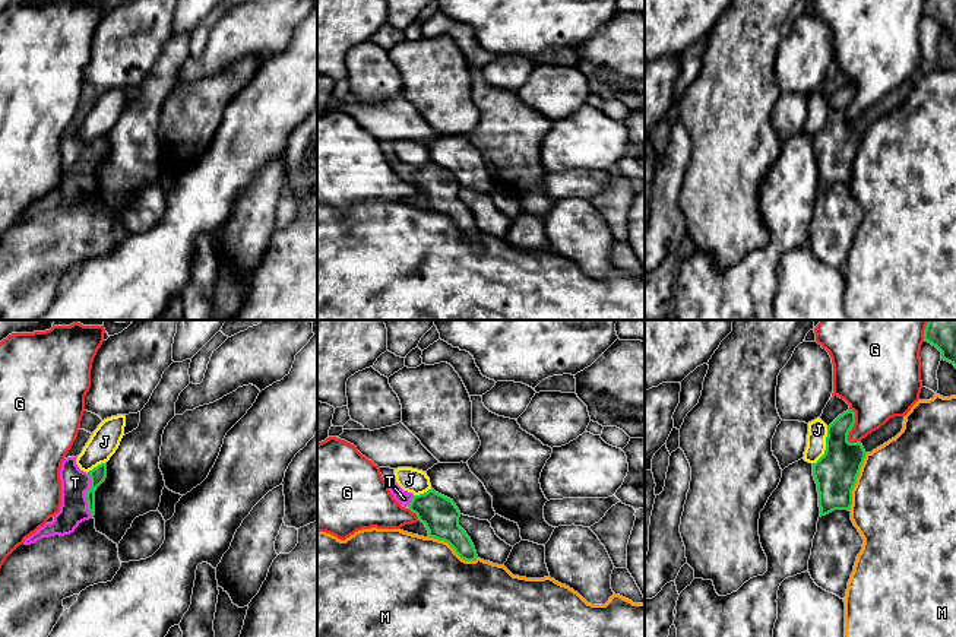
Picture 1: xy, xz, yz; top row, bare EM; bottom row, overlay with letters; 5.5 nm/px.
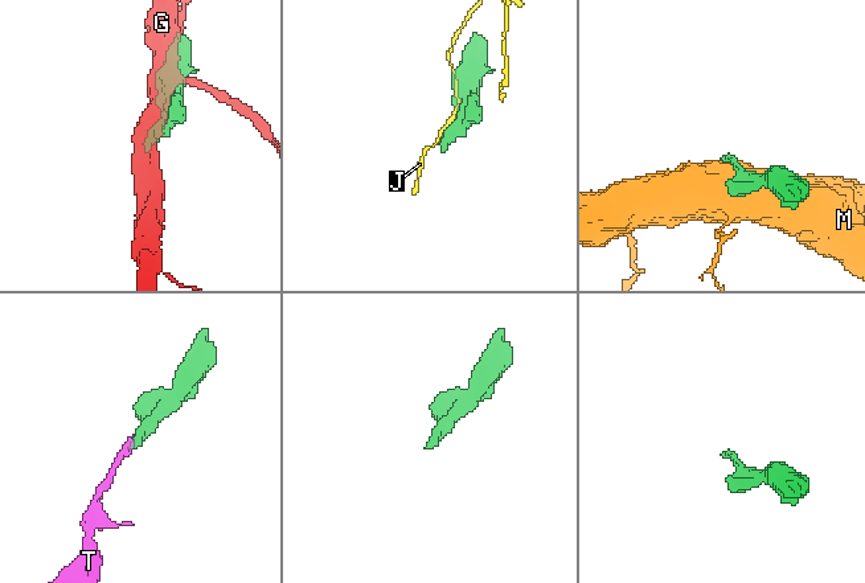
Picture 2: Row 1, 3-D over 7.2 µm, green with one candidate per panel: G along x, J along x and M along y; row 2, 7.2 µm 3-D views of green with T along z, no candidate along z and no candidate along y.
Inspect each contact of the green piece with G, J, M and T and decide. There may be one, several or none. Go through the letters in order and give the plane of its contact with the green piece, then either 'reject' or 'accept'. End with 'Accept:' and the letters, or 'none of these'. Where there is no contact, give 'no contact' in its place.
G: meets green in yz; reject
J: meets green in yz; reject
M: meets green in yz; reject
T: meets green in xy; accept
Accept: T

